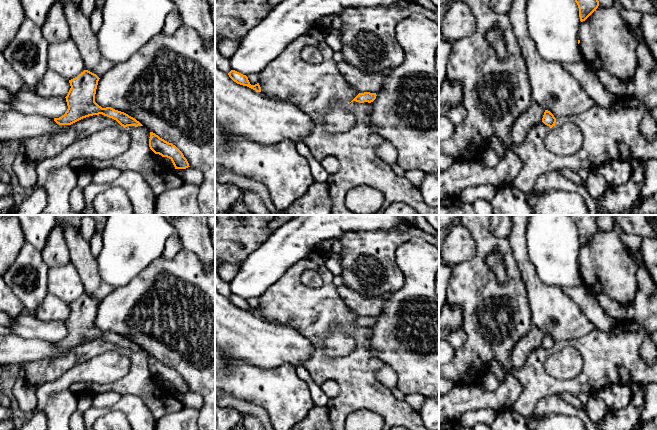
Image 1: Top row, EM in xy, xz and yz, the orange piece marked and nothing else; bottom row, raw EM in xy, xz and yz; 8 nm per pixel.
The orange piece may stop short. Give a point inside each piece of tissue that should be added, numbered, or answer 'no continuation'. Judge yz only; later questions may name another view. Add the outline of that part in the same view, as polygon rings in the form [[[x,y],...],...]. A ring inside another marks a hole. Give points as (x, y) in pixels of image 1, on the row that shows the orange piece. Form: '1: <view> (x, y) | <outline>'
no continuation

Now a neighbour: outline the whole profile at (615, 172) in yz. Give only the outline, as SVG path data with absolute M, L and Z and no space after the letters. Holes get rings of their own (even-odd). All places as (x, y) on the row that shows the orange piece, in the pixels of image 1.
M619 160L607 162L597 169L607 184L611 186L619 186L626 183L631 178L633 170L633 162Z

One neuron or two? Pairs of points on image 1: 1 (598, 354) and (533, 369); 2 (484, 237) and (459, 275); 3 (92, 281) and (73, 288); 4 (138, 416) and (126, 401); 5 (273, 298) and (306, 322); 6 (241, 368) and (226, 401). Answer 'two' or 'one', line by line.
1: one
2: one
3: two
4: one
5: one
6: two

